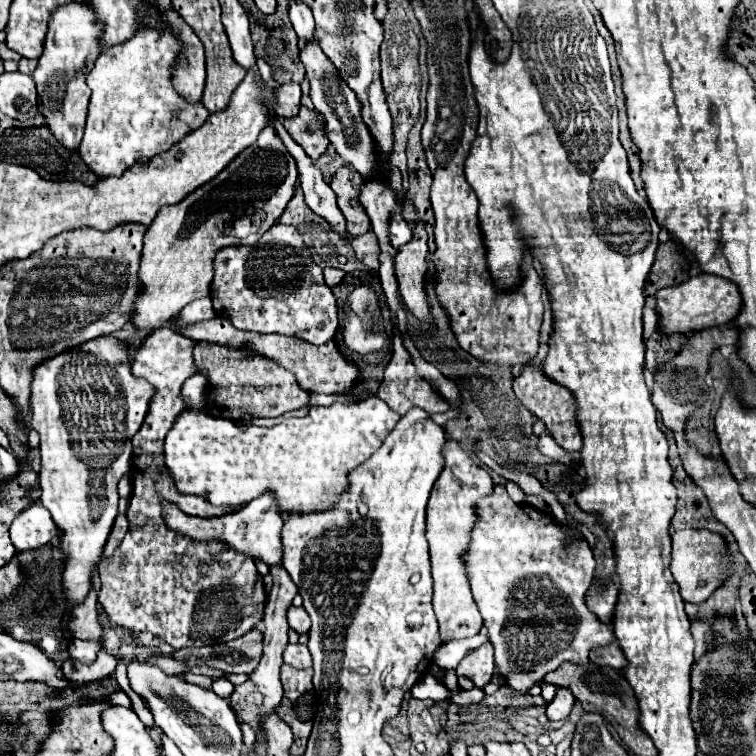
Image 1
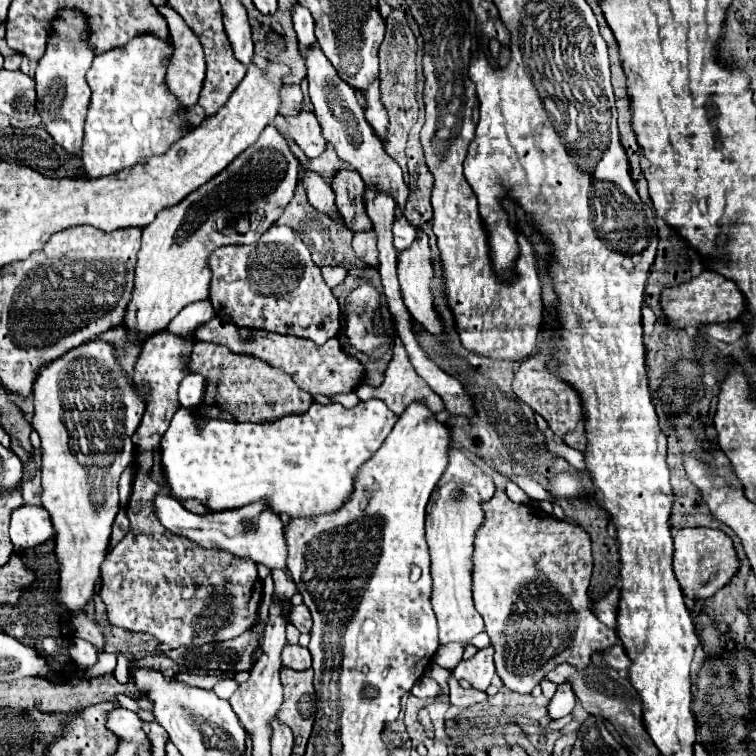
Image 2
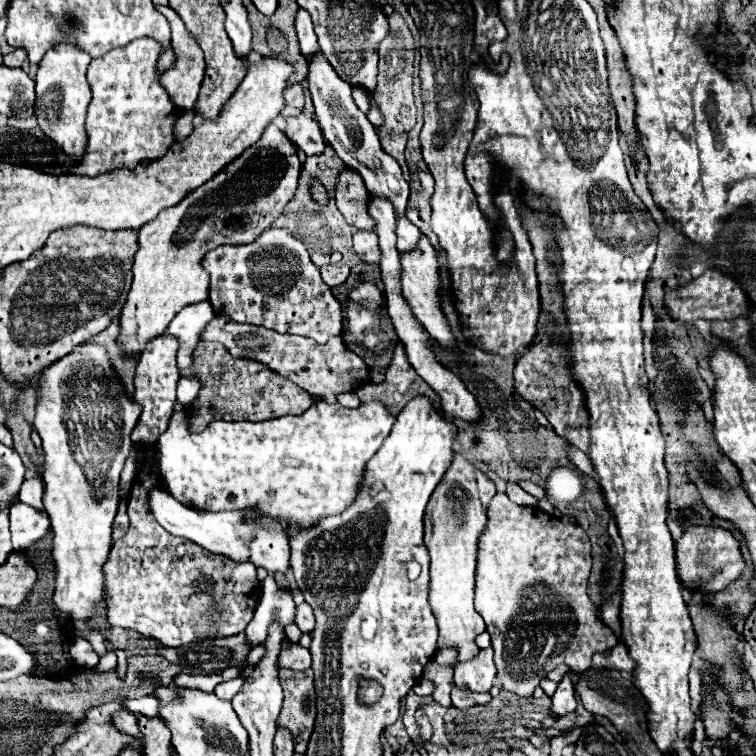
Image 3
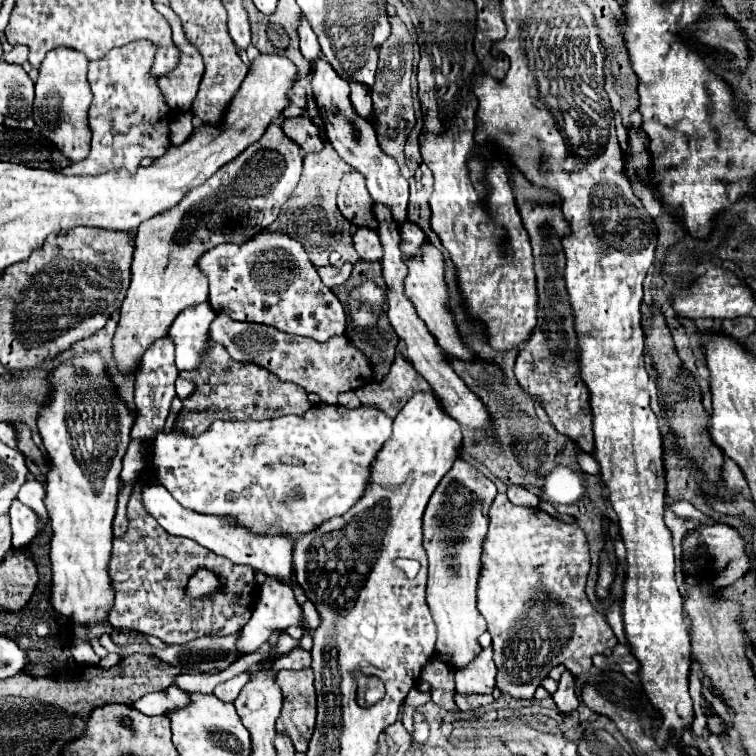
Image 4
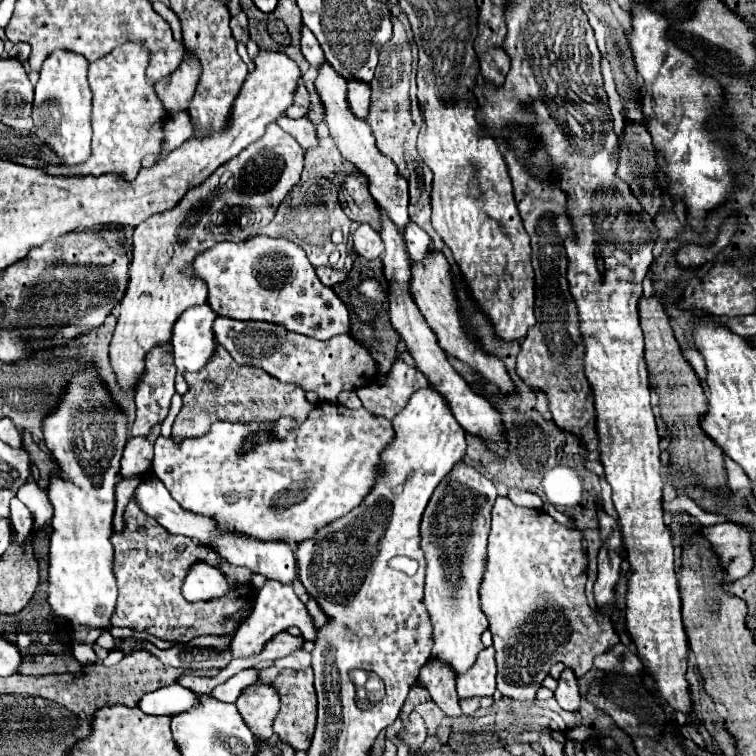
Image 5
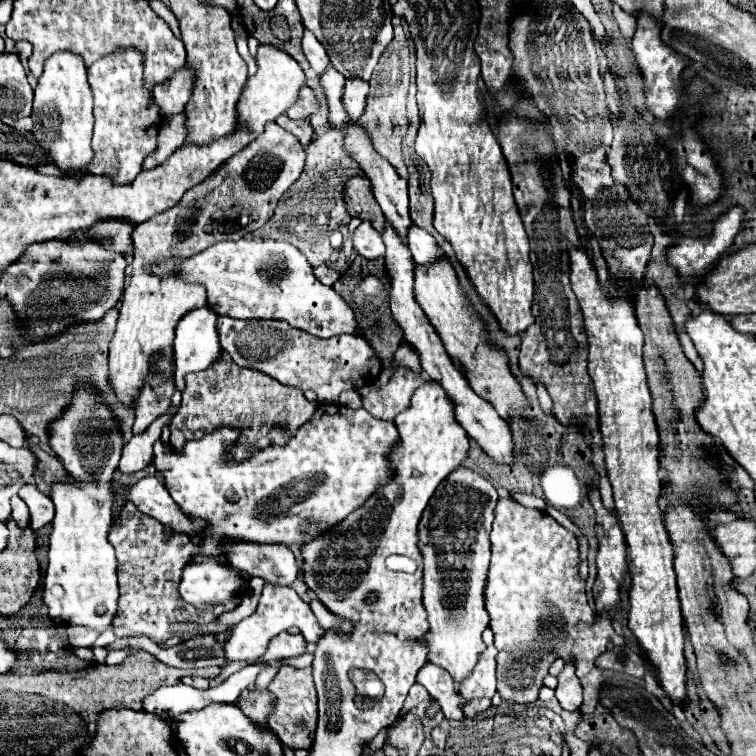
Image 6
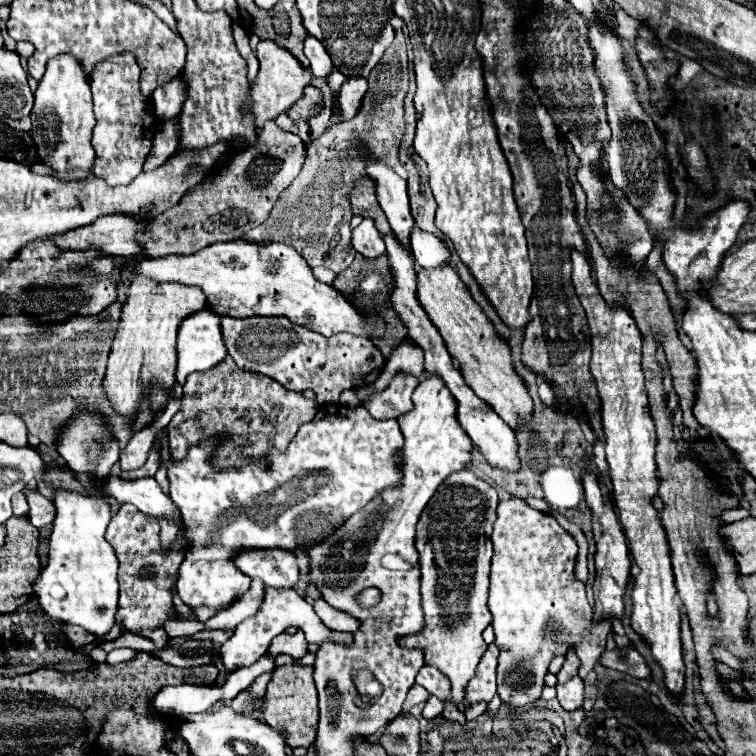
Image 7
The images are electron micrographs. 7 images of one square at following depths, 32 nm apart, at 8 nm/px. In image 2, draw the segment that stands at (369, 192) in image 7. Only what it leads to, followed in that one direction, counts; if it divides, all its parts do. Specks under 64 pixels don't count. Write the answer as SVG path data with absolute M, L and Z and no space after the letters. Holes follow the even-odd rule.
M342 168L336 172L332 180L332 190L336 194L336 206L352 232L366 232L372 230L372 220L368 220L362 194L364 194L364 180L356 170Z

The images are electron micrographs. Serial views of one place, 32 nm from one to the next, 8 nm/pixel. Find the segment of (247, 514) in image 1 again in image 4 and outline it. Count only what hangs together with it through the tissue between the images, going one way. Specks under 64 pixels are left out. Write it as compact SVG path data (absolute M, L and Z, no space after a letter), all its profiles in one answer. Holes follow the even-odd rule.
M152 482L144 486L142 490L142 500L144 508L148 514L152 514L166 532L174 536L184 536L200 546L216 552L218 556L224 556L232 560L234 564L248 564L254 570L264 570L272 578L282 578L284 582L292 574L292 542L286 536L260 536L254 532L248 532L246 528L240 528L232 516L214 516L214 514L200 514L200 512L190 512L188 508L180 506L172 494L160 484Z

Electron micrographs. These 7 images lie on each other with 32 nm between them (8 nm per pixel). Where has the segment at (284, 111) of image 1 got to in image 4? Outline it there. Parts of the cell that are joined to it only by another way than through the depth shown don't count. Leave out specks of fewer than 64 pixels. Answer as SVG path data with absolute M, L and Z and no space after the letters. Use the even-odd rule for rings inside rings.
M300 82L288 92L288 100L290 100L290 106L286 108L288 116L300 116L306 106L306 90L302 88Z

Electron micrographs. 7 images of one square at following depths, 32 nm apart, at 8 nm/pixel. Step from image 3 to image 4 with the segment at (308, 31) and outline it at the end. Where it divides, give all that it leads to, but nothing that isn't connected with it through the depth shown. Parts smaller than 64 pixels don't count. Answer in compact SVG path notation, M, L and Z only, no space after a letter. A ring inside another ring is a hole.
M300 14L298 24L298 36L300 36L300 52L308 62L316 62L320 58L320 44L316 40L316 34L312 32L312 26L308 24L306 16Z

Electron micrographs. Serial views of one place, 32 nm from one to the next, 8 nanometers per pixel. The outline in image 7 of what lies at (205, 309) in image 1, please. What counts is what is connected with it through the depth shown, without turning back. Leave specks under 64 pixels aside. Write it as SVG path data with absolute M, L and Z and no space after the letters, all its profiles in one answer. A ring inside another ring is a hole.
M210 308L194 312L180 324L176 338L176 382L184 385L186 376L196 370L208 370L228 356L220 334L220 316Z

